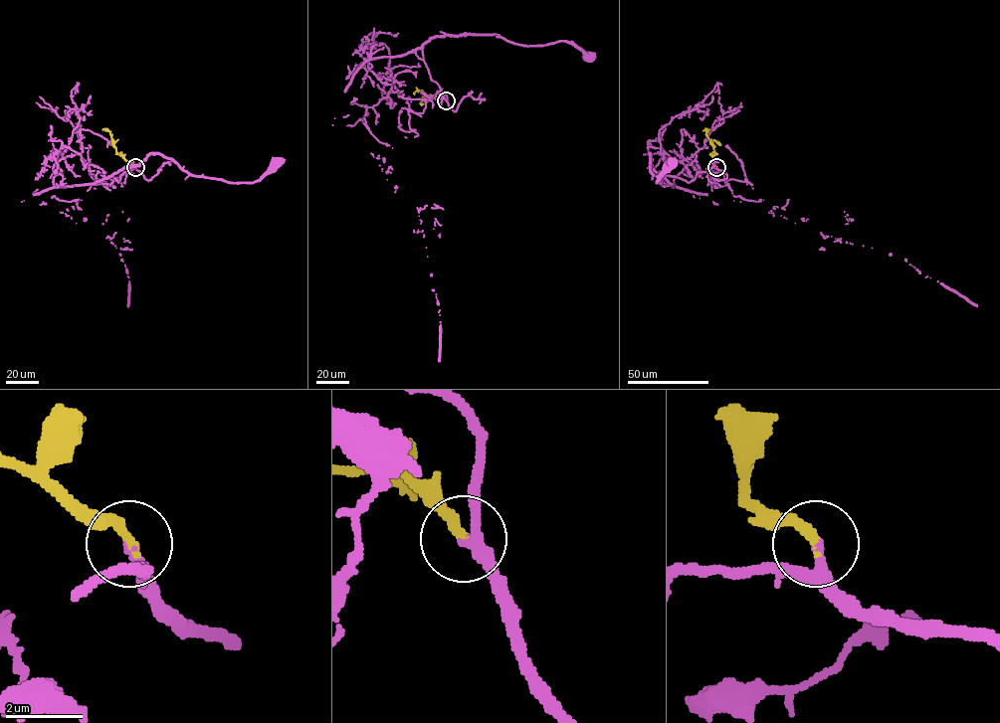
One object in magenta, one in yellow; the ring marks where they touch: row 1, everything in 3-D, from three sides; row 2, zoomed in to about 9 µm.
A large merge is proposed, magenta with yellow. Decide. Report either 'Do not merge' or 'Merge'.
Merge

